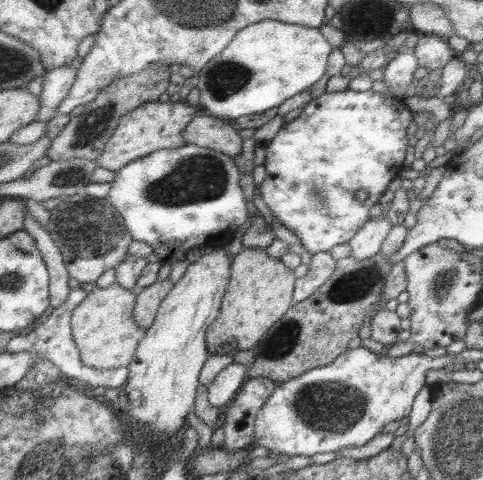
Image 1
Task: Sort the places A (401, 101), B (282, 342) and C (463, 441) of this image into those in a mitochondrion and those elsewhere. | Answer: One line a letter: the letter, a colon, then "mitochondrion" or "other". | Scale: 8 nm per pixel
A: other
B: mitochondrion
C: mitochondrion

